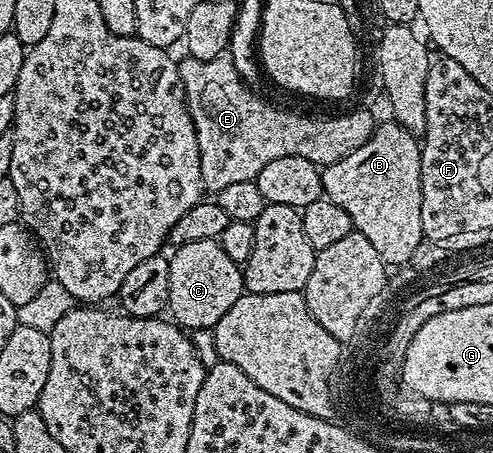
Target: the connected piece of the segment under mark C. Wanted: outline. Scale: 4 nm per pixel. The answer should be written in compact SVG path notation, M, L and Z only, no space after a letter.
M195 240L195 244L183 244L172 251L171 292L168 313L172 321L186 331L212 330L223 320L227 308L246 293L245 275L242 267L221 247L217 240Z

